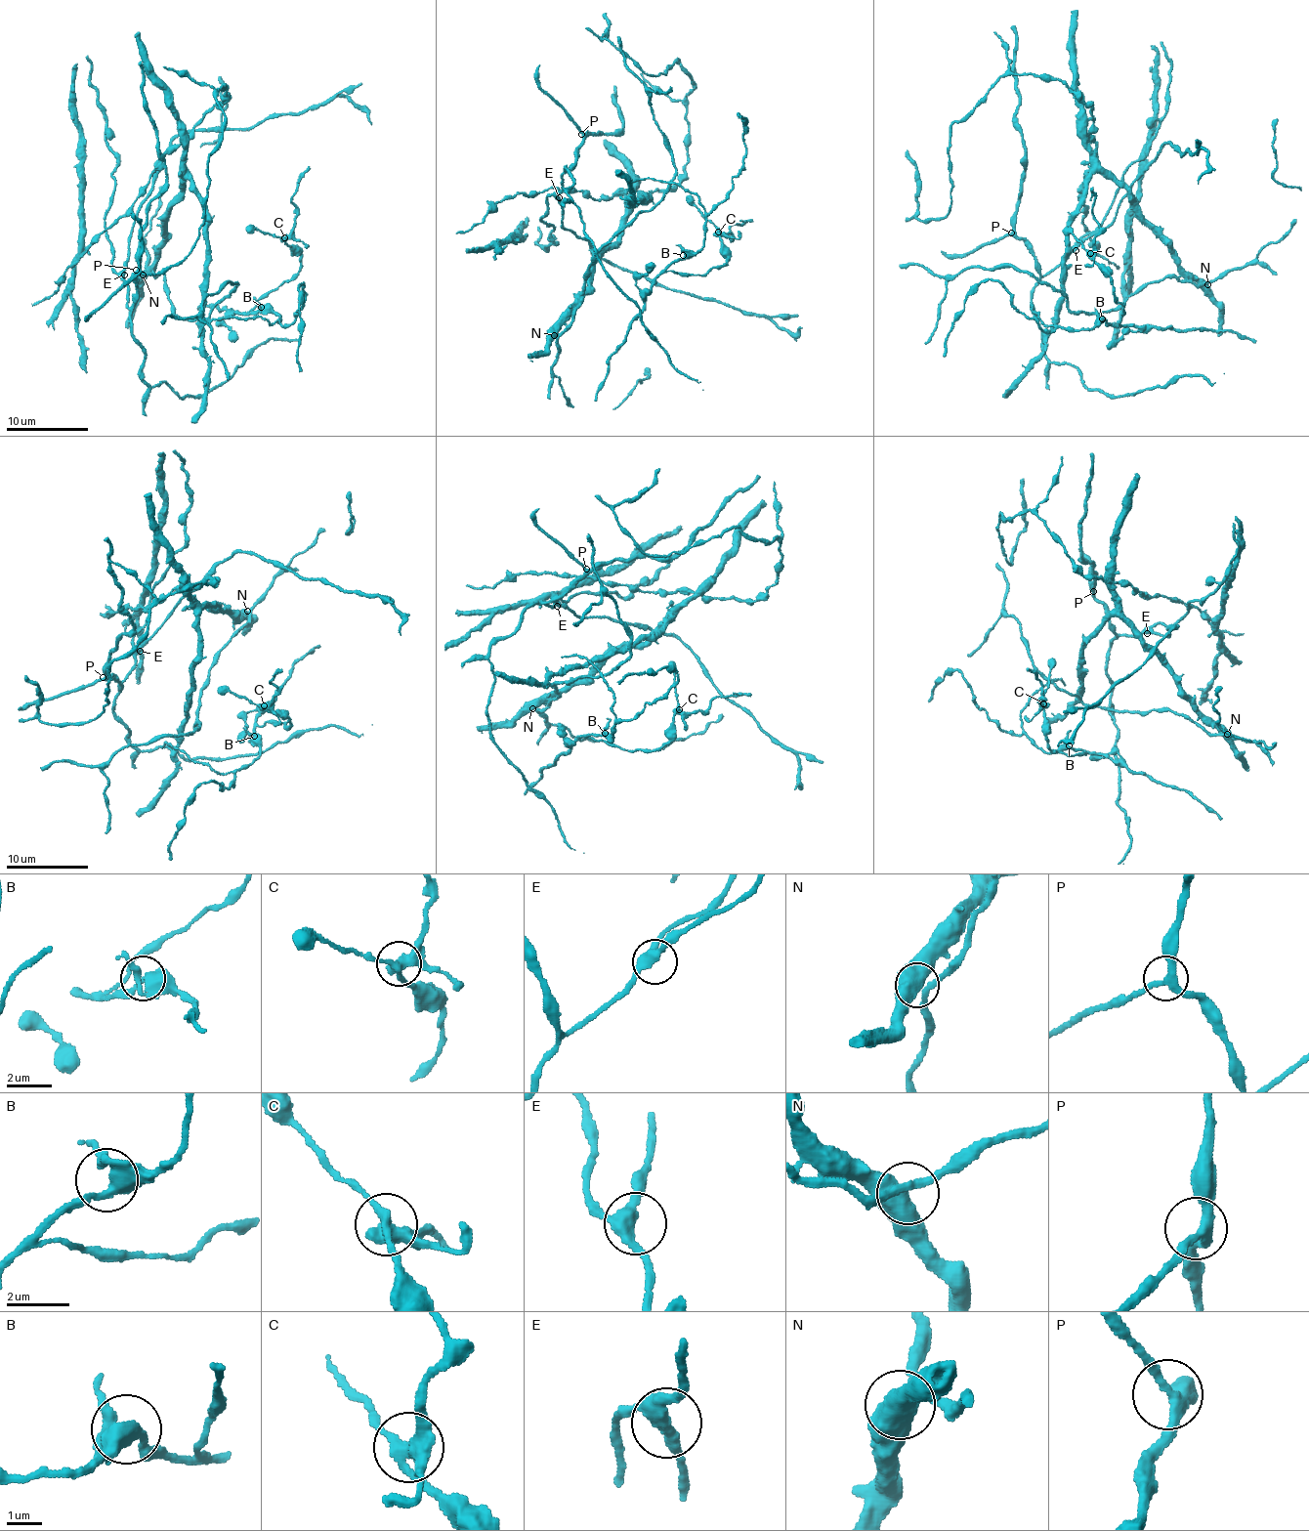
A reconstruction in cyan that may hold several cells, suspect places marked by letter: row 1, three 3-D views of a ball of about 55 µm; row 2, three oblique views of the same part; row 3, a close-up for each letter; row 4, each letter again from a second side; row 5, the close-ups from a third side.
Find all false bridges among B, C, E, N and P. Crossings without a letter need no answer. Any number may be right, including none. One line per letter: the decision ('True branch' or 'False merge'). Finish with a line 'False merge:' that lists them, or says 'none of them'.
B: True branch
C: False merge
E: True branch
N: True branch
P: True branch
False merge: C

